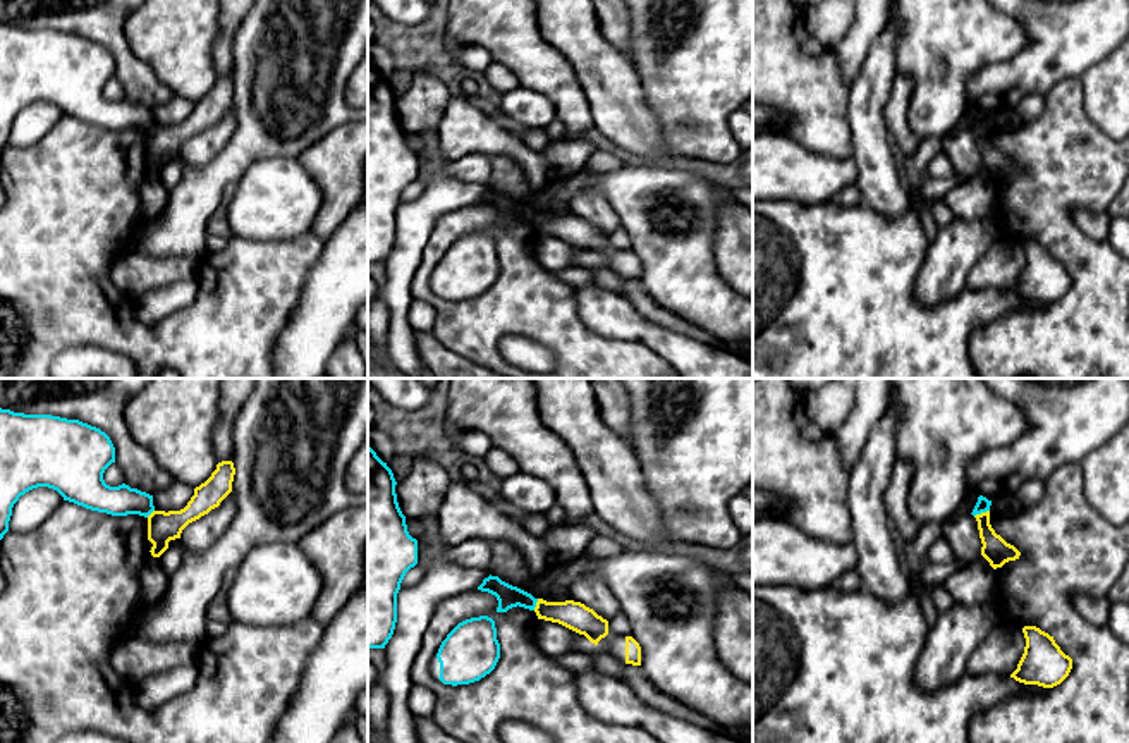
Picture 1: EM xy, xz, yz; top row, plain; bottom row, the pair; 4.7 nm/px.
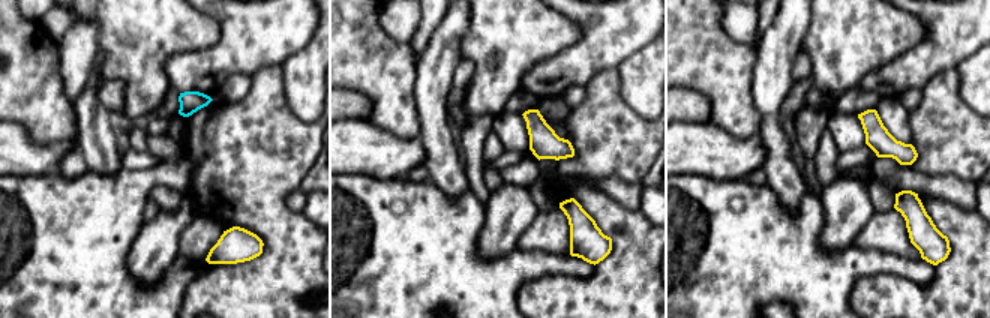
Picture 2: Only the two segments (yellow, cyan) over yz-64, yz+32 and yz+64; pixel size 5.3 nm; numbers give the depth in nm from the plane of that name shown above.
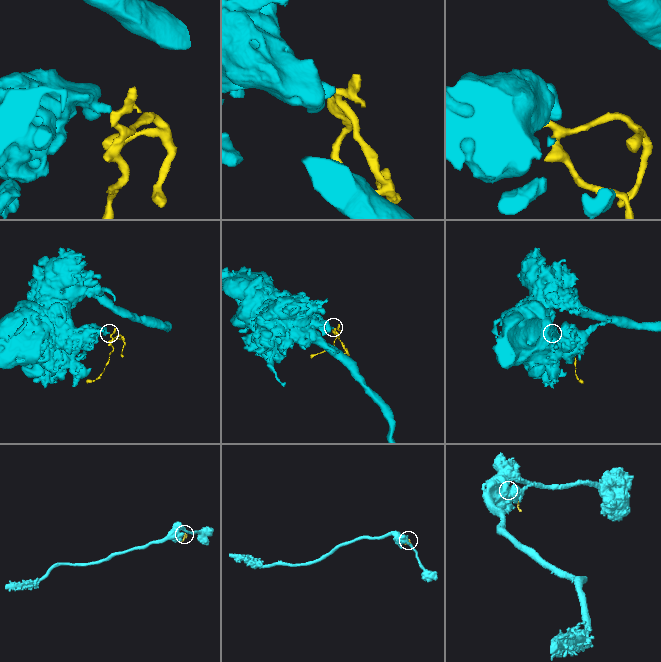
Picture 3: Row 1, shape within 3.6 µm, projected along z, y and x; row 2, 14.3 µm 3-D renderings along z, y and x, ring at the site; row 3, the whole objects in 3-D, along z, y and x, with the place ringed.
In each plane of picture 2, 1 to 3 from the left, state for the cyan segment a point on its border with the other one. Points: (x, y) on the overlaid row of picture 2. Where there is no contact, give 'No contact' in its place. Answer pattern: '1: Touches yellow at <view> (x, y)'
1: No contact
2: No contact
3: No contact

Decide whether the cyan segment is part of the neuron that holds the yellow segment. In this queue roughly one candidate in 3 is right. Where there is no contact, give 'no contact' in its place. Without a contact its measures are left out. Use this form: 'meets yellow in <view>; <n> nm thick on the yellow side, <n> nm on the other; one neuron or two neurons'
meets yellow in yz; 120 nm thick on the yellow side, 70 nm on the other; two neurons

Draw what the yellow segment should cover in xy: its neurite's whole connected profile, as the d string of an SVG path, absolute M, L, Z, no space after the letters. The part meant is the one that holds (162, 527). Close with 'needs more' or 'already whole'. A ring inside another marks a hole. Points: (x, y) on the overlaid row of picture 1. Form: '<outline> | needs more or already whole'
M222 461L211 476L194 488L194 495L180 511L153 511L148 516L148 540L153 543L151 556L160 557L168 542L180 538L182 530L218 507L220 502L232 492L235 468L232 461Z | already whole

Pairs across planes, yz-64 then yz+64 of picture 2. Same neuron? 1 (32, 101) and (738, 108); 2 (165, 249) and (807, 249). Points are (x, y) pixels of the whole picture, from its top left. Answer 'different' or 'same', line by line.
1: same
2: different

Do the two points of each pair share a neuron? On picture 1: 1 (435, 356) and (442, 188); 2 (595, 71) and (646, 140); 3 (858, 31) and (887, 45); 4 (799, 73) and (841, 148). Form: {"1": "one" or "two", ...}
{"1": "two", "2": "one", "3": "two", "4": "one"}

